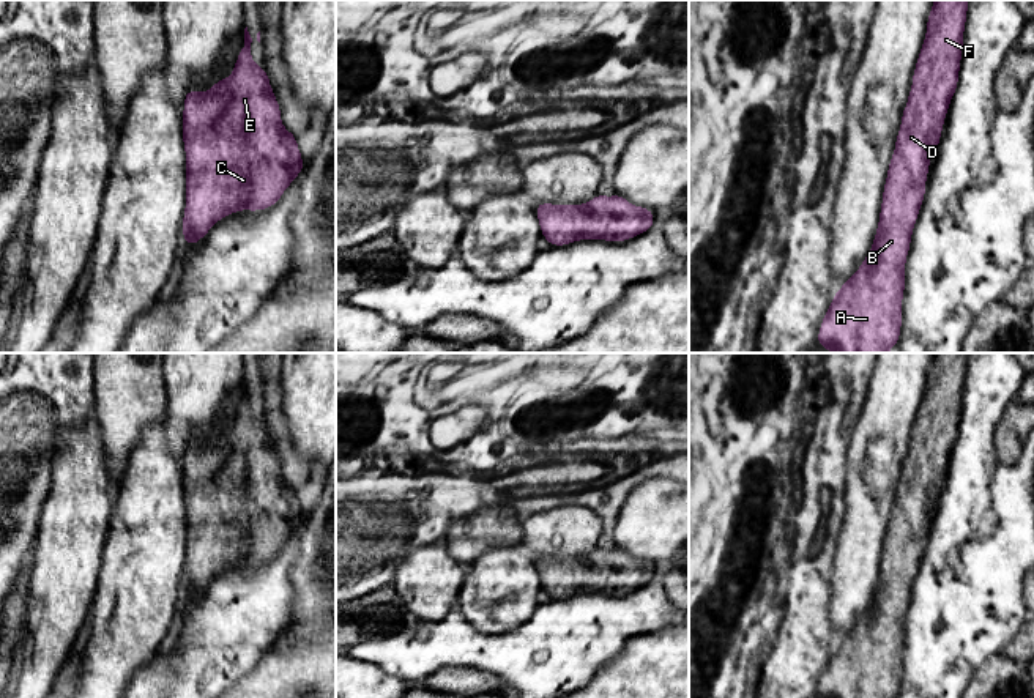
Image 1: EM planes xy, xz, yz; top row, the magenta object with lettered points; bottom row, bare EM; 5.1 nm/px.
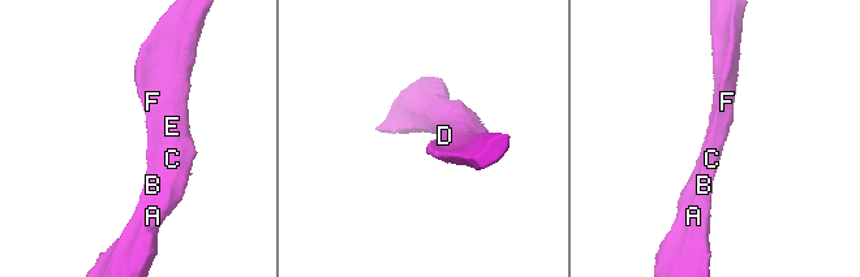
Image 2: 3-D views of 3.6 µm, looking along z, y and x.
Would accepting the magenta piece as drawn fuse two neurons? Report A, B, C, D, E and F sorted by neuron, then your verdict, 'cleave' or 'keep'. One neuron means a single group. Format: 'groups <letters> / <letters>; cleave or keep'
groups A B C D E F; keep

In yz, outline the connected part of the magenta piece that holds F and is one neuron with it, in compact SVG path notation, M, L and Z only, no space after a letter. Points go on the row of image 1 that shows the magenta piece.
M933 0L924 46L913 72L913 87L902 113L895 151L889 162L880 224L870 252L840 290L821 321L816 345L832 353L887 353L897 347L902 328L905 262L919 208L925 197L930 156L936 153L950 99L958 85L963 32L969 0Z

